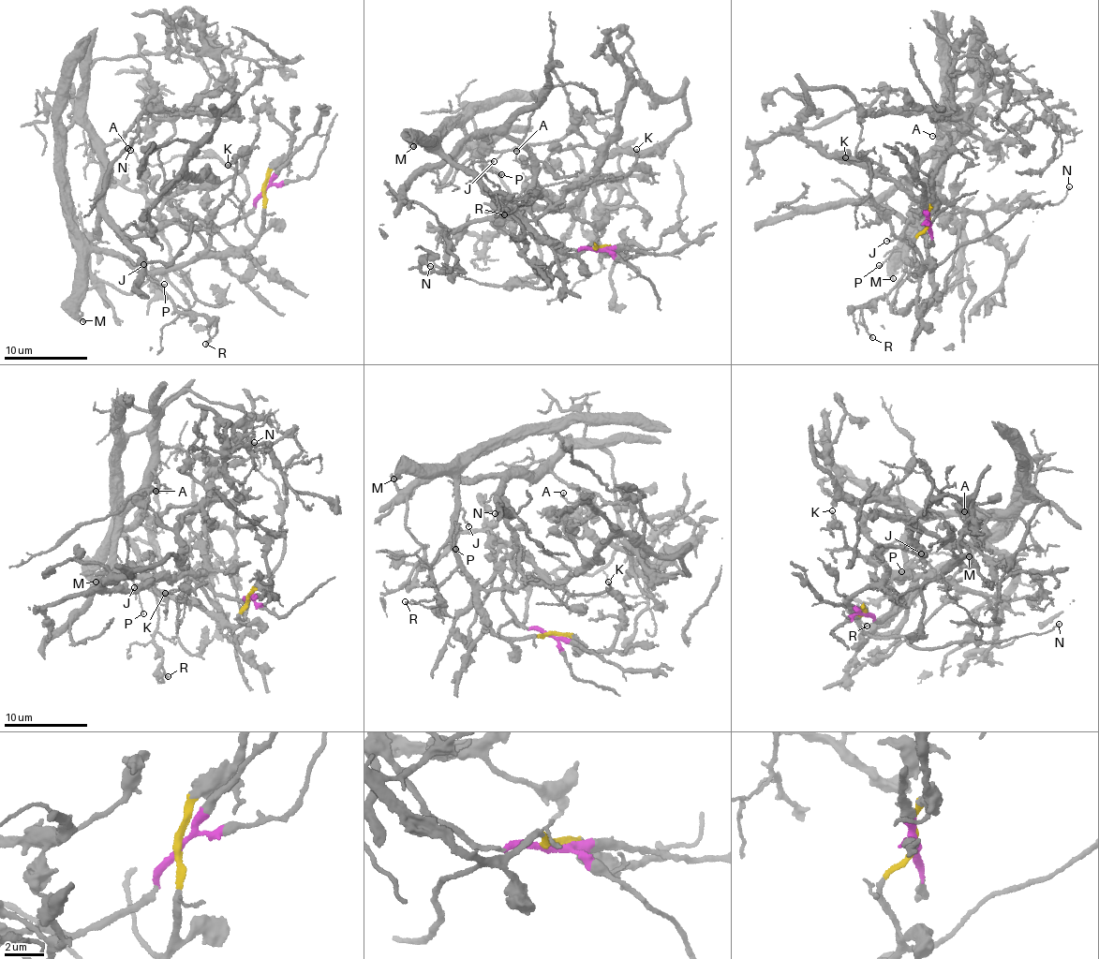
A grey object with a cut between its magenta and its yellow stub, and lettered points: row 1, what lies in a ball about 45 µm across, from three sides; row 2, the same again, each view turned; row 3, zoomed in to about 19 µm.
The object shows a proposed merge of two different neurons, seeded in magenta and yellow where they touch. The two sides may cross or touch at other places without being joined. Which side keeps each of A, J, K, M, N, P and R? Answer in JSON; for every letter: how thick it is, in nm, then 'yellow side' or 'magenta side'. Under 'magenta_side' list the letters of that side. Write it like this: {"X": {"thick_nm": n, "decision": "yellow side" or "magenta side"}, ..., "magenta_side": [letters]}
{"A": {"thick_nm": 90, "decision": "magenta side"}, "J": {"thick_nm": 110, "decision": "yellow side"}, "K": {"thick_nm": 120, "decision": "yellow side"}, "M": {"thick_nm": 190, "decision": "yellow side"}, "N": {"thick_nm": 100, "decision": "yellow side"}, "P": {"thick_nm": 120, "decision": "yellow side"}, "R": {"thick_nm": 110, "decision": "yellow side"}, "magenta_side": ["A"]}

